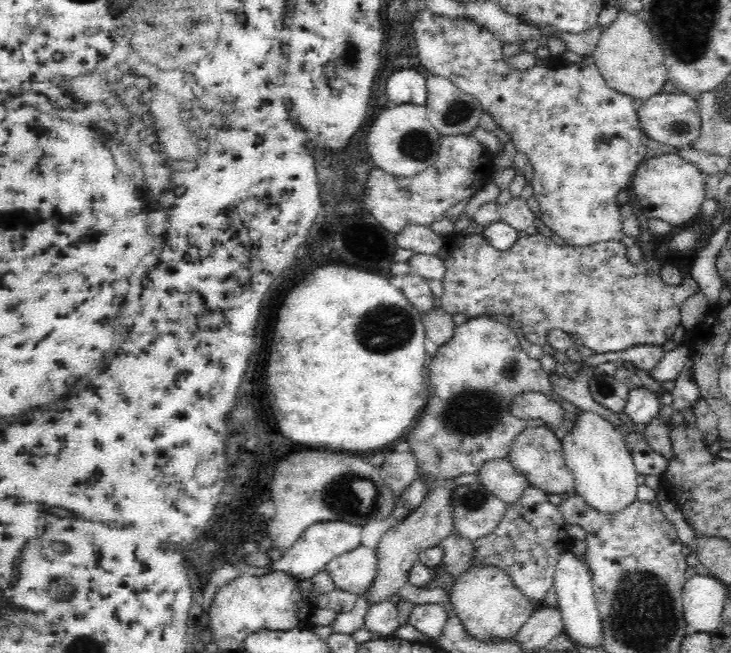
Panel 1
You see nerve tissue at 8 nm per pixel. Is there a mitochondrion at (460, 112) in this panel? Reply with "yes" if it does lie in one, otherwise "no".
yes

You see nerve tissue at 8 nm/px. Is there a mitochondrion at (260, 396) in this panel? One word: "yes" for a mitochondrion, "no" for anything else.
no

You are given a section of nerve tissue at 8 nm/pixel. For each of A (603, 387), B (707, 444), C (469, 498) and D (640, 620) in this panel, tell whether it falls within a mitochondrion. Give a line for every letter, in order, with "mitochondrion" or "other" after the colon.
A: mitochondrion
B: other
C: mitochondrion
D: mitochondrion

